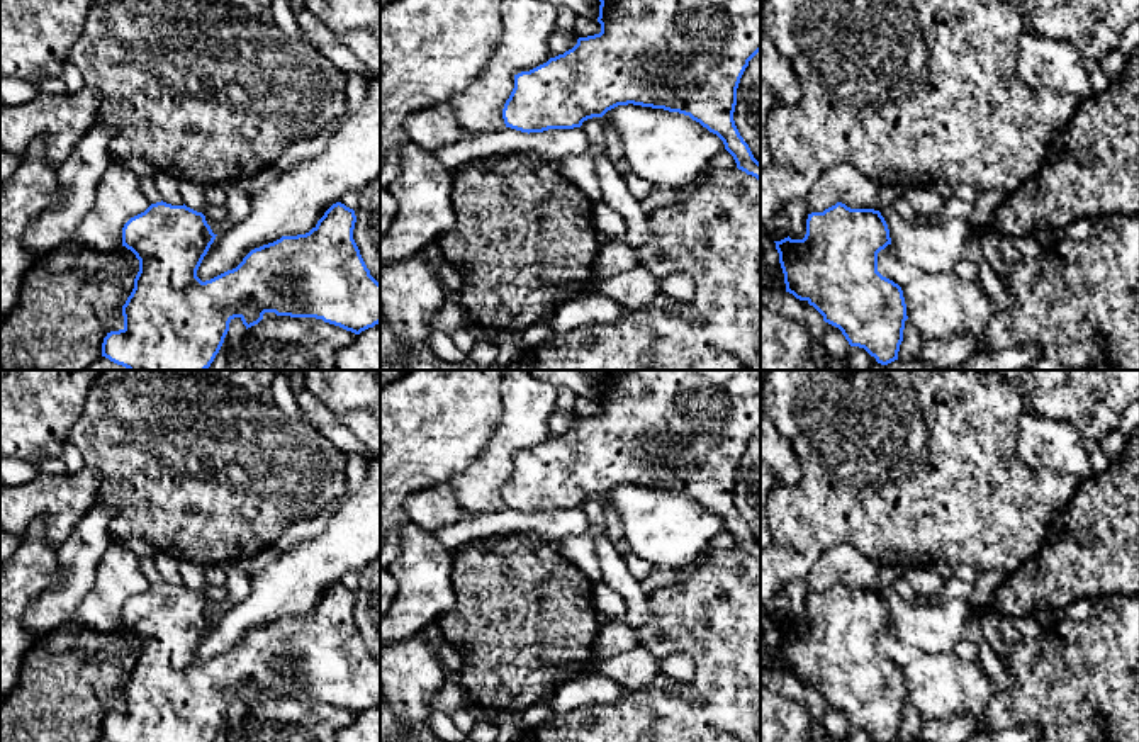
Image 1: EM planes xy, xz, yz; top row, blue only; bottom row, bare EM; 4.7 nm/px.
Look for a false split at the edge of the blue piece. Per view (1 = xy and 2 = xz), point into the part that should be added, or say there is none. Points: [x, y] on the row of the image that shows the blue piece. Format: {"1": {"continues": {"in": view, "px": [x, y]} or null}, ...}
{"1": {"continues": null}, "2": {"continues": null}}

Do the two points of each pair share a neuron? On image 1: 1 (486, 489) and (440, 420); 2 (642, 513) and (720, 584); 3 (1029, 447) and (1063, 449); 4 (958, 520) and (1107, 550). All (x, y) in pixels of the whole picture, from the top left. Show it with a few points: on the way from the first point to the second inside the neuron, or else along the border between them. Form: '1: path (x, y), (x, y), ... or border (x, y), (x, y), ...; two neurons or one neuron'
1: border (493, 430), (482, 452), (448, 483); two neurons
2: border (710, 549), (705, 554); two neurons
3: path (1038, 447), (1054, 447); one neuron
4: border (1066, 503), (1049, 522), (1041, 545), (1019, 567); two neurons

